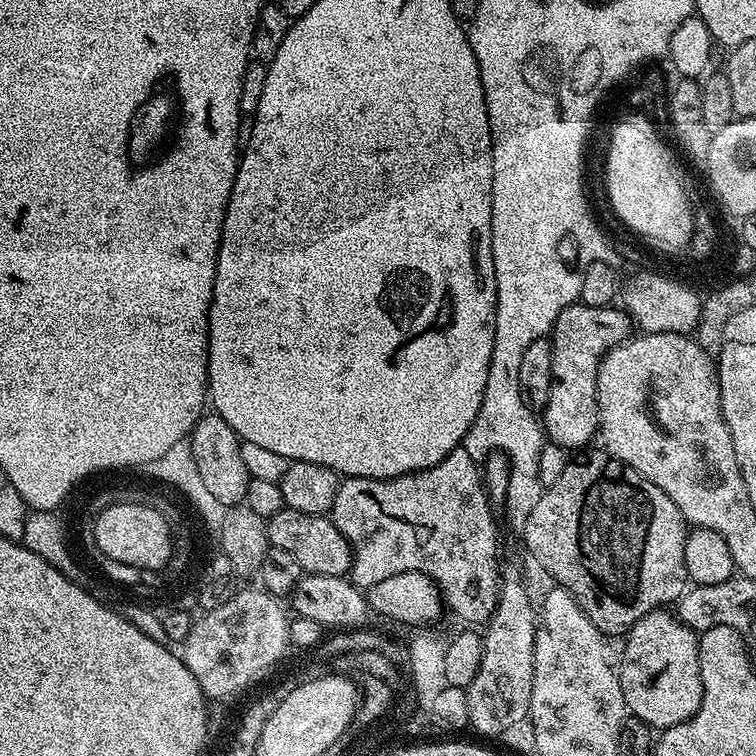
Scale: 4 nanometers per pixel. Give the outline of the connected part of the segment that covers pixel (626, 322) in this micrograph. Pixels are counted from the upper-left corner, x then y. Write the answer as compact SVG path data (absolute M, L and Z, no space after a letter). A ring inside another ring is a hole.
M582 303L566 306L554 322L552 342L552 381L548 401L542 413L542 427L547 439L560 448L580 448L597 435L600 407L596 401L596 372L600 359L614 346L629 339L634 332L631 316L616 306L595 308Z

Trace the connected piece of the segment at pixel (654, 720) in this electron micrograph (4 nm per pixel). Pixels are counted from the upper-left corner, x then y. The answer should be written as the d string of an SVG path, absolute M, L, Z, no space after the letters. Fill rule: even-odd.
M657 610L629 628L623 640L624 657L620 664L618 660L618 675L629 713L653 730L673 728L691 718L704 693L697 633L671 611Z

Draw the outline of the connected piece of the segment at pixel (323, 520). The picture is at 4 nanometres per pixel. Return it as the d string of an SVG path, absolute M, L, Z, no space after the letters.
M281 508L278 514L267 517L268 543L278 550L286 550L298 562L301 573L344 576L352 566L352 547L348 539L327 516L302 514L293 508Z

